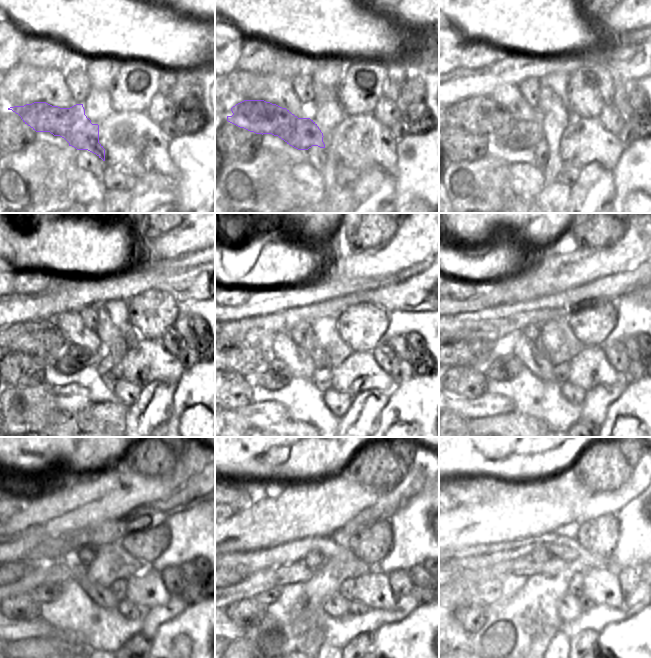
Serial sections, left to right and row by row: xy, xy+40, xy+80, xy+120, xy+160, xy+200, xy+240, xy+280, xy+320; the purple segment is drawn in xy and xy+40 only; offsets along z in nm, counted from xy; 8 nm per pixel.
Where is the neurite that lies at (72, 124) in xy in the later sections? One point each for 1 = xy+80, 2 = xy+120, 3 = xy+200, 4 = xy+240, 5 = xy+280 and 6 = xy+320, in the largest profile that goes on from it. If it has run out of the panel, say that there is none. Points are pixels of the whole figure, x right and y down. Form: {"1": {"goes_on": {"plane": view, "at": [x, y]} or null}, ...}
{"1": {"goes_on": {"plane": "xy+80", "at": [480, 115]}}, "2": {"goes_on": {"plane": "xy+120", "at": [41, 339]}}, "3": {"goes_on": {"plane": "xy+200", "at": [476, 355]}}, "4": {"goes_on": {"plane": "xy+240", "at": [11, 572]}}, "5": {"goes_on": {"plane": "xy+280", "at": [235, 575]}}, "6": {"goes_on": {"plane": "xy+320", "at": [459, 571]}}}

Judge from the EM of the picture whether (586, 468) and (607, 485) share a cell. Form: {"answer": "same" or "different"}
{"answer": "different"}

